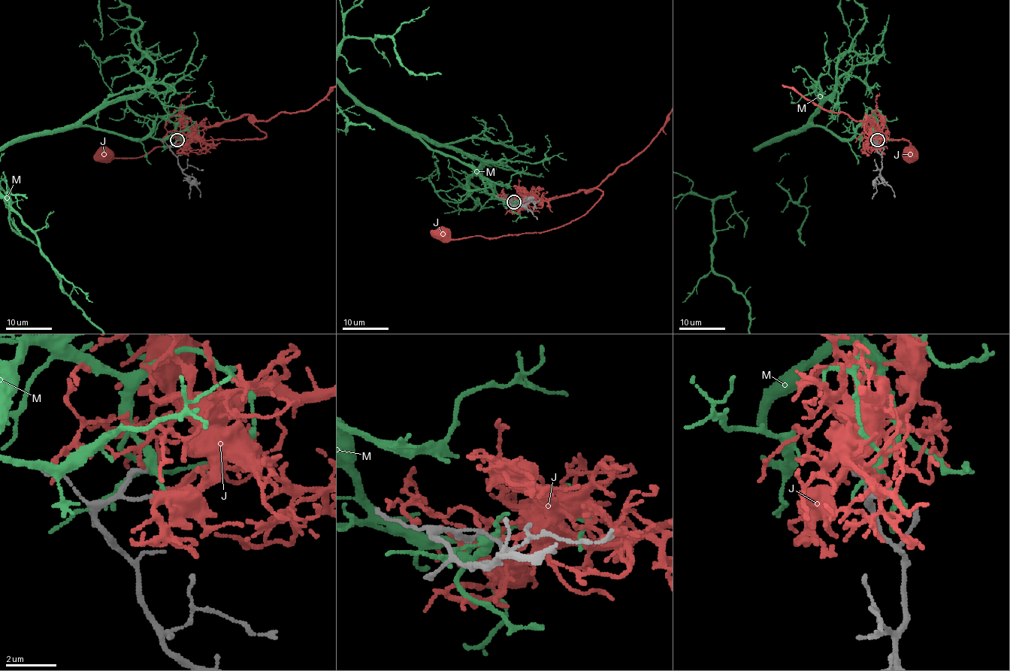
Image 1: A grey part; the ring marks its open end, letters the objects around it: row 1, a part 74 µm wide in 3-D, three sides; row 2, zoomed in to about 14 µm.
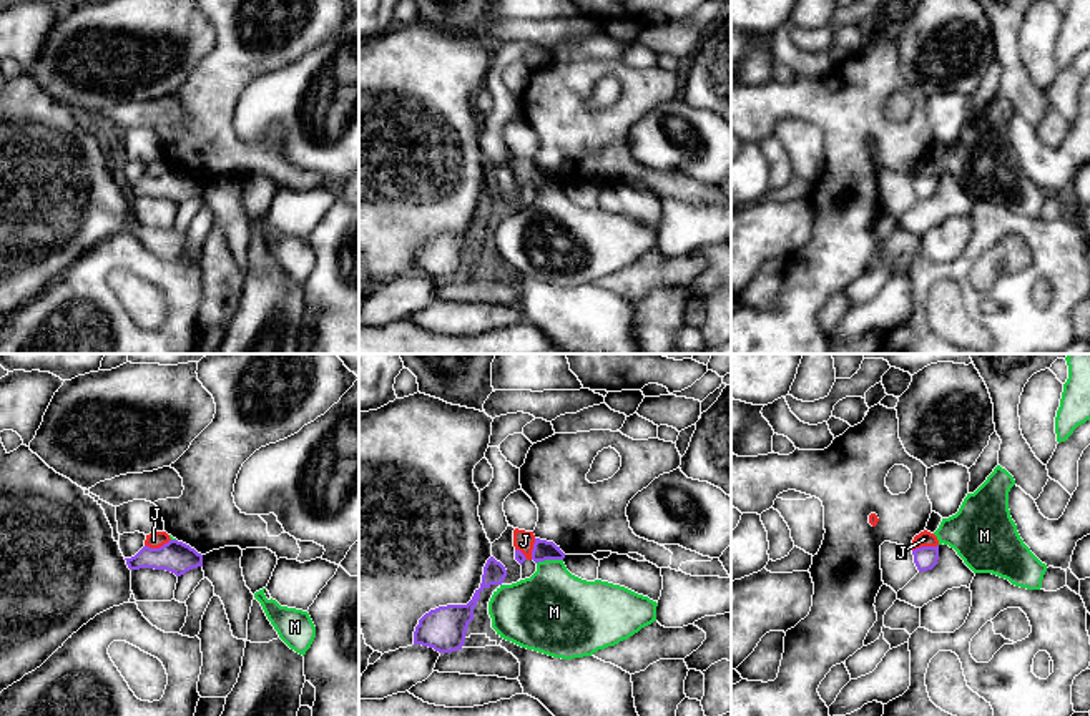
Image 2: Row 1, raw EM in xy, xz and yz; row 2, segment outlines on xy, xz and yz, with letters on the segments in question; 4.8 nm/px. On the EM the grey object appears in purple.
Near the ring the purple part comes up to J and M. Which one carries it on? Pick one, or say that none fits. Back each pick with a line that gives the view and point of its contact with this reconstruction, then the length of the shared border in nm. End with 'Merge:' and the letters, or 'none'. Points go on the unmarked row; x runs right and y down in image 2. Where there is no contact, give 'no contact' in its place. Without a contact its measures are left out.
Merge: none

